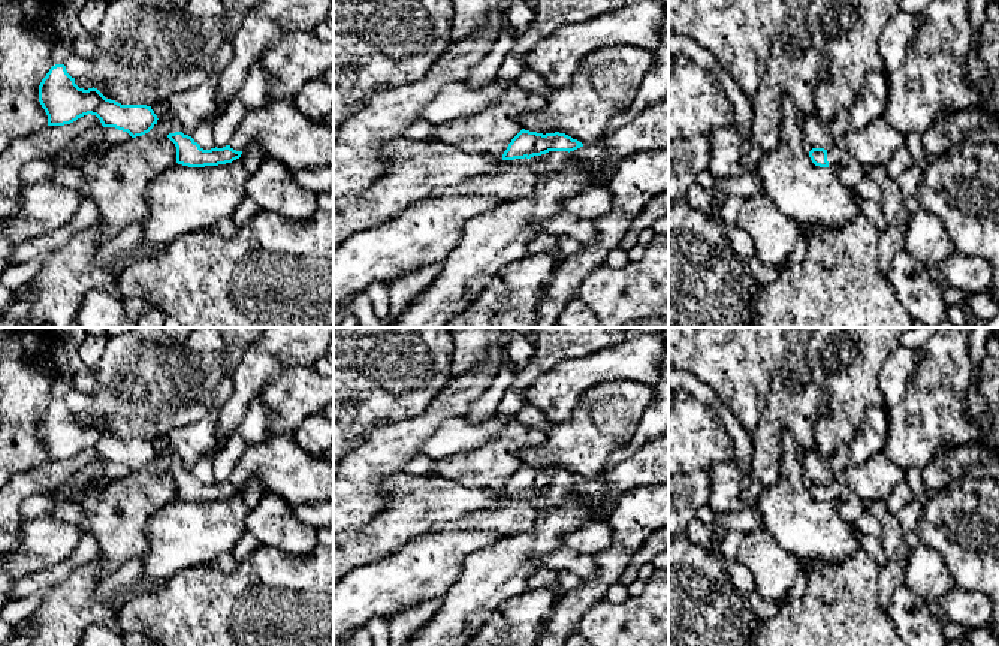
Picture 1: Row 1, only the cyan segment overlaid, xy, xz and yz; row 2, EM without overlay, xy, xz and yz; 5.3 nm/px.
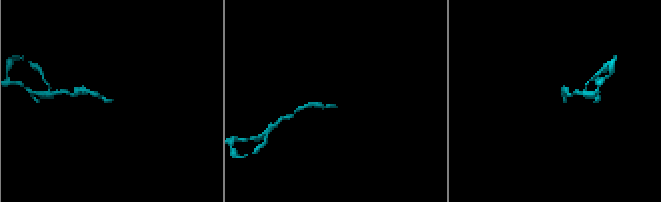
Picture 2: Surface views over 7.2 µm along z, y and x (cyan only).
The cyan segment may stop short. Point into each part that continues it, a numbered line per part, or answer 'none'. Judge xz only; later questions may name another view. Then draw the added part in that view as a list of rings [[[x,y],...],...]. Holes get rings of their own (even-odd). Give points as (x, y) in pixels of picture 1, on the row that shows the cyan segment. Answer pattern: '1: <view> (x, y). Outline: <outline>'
1: xz (592, 156). Outline: [[[597,141],[570,153],[549,151],[541,156],[534,156],[529,159],[529,164],[535,175],[547,175],[565,170],[570,160],[576,160],[582,163],[583,167],[600,172],[604,167],[604,162],[607,160],[607,153],[604,144]]]

